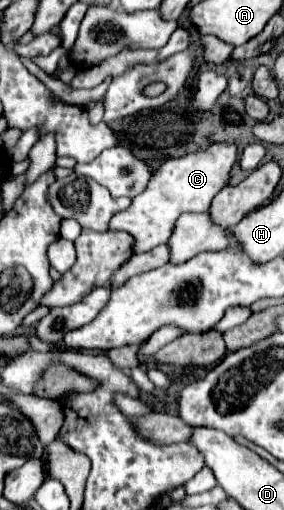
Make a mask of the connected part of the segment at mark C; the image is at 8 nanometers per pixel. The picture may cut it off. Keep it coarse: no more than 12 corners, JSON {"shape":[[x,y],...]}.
{"shape":[[235,143],[165,161],[111,229],[137,253],[229,185]]}

